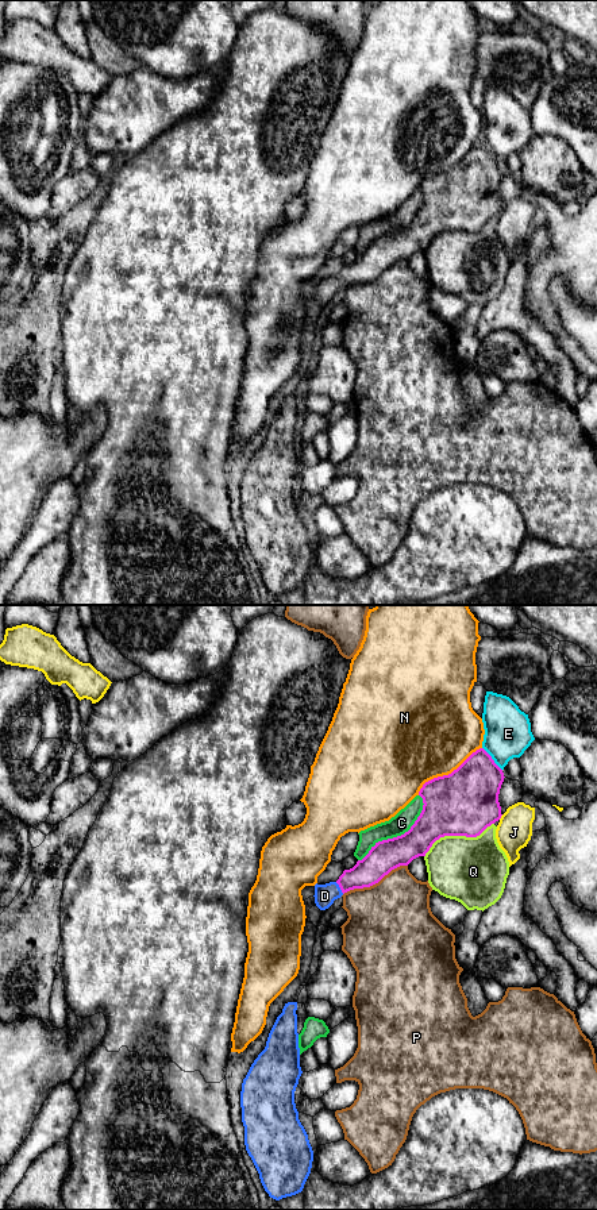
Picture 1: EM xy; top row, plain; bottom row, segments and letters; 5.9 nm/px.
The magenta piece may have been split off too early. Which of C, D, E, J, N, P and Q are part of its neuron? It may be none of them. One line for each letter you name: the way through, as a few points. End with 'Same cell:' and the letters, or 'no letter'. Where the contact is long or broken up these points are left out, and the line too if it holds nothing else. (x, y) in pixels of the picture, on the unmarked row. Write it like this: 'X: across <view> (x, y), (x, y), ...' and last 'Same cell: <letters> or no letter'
D: across xy (374, 261), (339, 281), (324, 291)
Same cell: D

